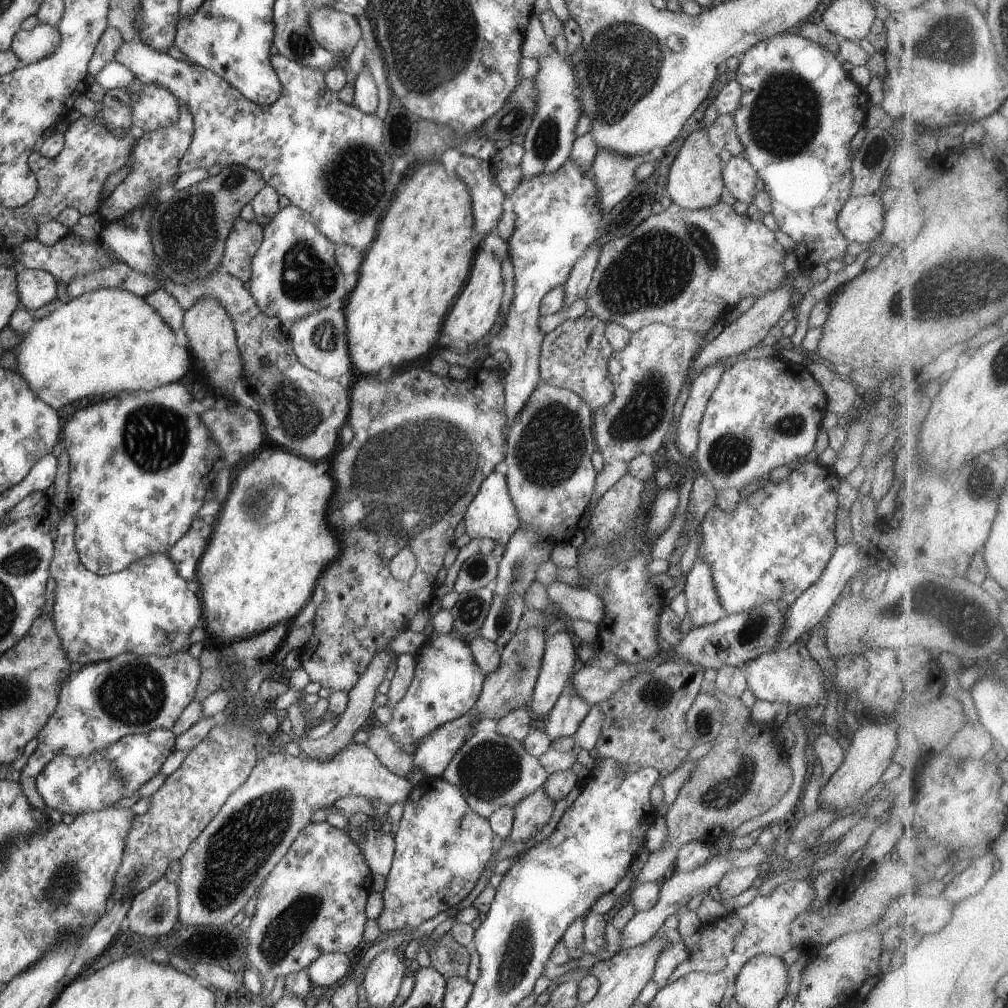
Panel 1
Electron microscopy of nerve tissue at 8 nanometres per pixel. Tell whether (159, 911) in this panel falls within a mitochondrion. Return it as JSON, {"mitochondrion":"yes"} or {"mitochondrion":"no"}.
{"mitochondrion":"yes"}

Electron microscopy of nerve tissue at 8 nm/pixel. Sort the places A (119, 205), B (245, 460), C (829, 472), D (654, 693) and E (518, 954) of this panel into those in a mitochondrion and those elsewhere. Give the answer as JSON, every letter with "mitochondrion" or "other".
{"A":"other","B":"other","C":"other","D":"mitochondrion","E":"mitochondrion"}

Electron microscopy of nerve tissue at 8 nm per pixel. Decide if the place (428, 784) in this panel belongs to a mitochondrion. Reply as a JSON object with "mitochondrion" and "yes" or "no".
{"mitochondrion":"no"}

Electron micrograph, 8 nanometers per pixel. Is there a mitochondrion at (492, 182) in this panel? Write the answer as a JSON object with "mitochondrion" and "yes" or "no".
{"mitochondrion":"no"}

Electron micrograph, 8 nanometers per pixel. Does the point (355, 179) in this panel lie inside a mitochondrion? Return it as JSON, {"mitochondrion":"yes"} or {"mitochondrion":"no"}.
{"mitochondrion":"yes"}

